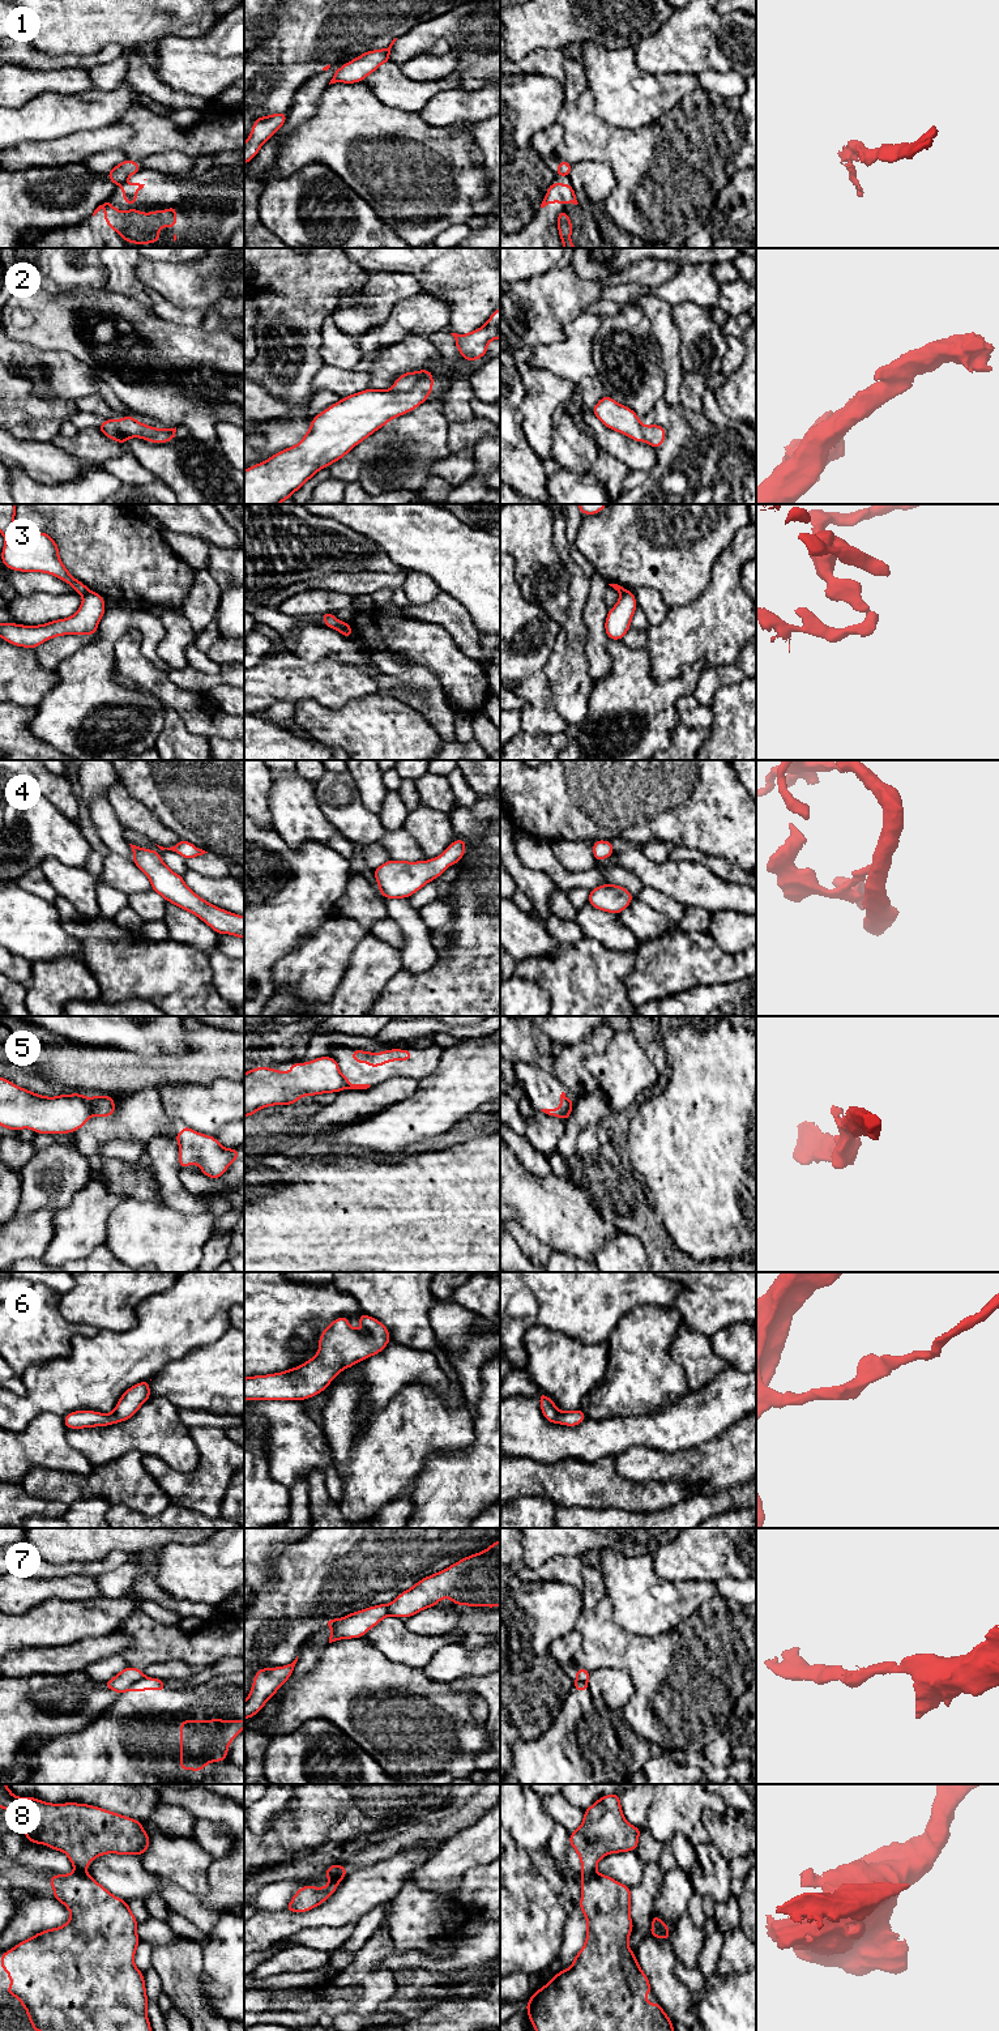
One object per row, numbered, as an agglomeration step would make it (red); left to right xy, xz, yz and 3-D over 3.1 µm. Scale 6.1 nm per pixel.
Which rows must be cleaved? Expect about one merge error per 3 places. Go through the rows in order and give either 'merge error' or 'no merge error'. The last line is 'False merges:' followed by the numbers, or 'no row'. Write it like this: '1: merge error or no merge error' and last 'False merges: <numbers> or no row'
1: merge error
2: no merge error
3: merge error
4: no merge error
5: merge error
6: no merge error
7: merge error
8: merge error
False merges: 1, 3, 5, 7, 8

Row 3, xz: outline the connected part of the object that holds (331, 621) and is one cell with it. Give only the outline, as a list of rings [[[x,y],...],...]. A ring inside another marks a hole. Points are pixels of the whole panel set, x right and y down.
[[[324,613],[321,615],[321,619],[326,624],[328,628],[333,628],[338,632],[341,632],[345,626],[345,623],[338,620],[332,613]]]

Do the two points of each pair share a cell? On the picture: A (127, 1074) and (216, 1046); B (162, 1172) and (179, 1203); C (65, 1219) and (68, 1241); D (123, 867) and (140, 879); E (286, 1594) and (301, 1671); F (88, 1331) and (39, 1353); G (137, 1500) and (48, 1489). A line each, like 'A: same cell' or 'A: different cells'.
A: same cell
B: same cell
C: same cell
D: same cell
E: different cells
F: same cell
G: same cell

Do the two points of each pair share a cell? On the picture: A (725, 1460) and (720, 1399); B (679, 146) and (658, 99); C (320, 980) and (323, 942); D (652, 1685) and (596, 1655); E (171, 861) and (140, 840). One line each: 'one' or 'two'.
A: two
B: two
C: one
D: one
E: one

